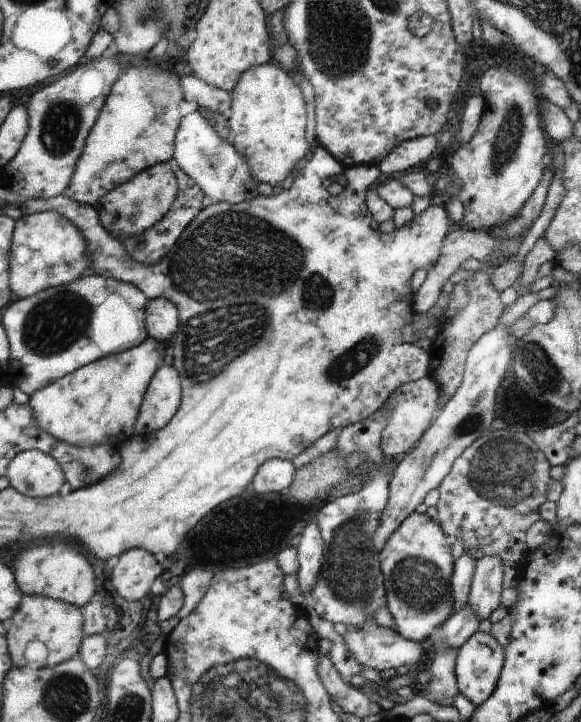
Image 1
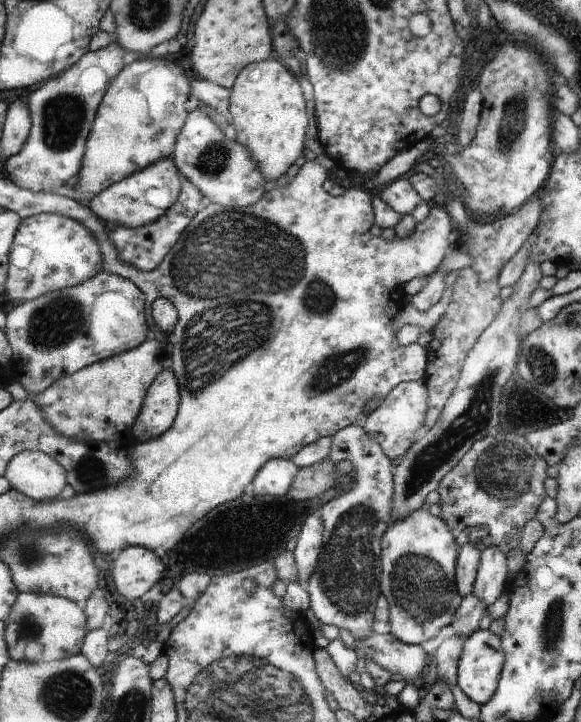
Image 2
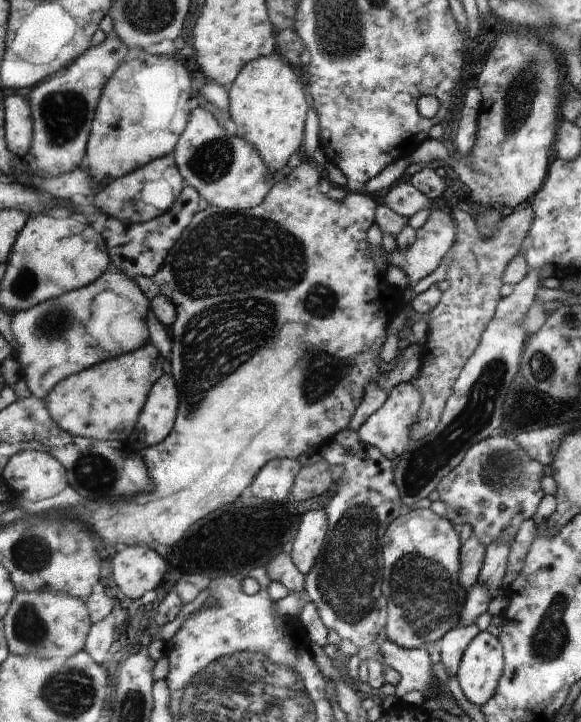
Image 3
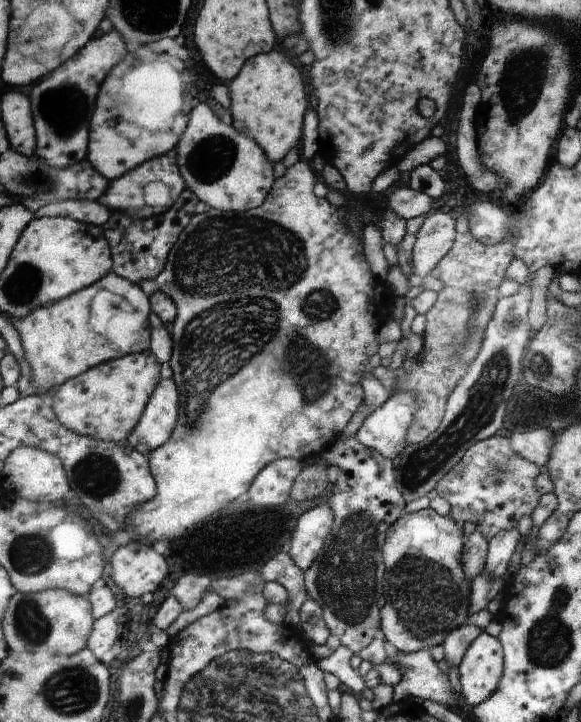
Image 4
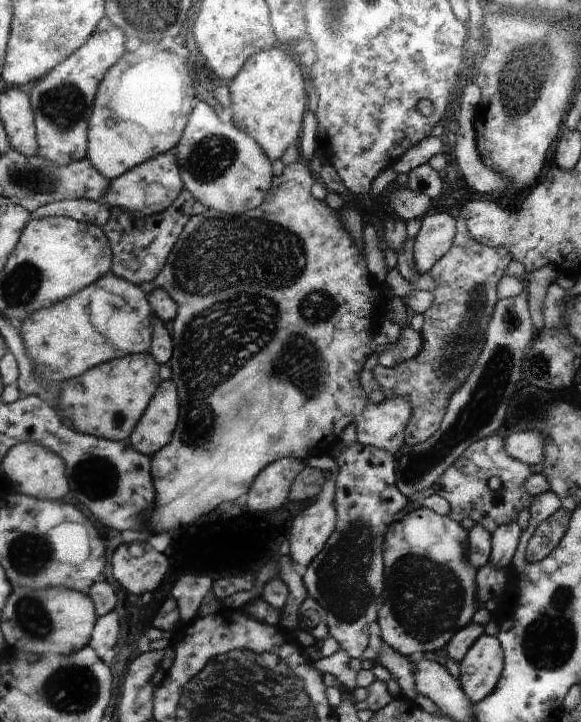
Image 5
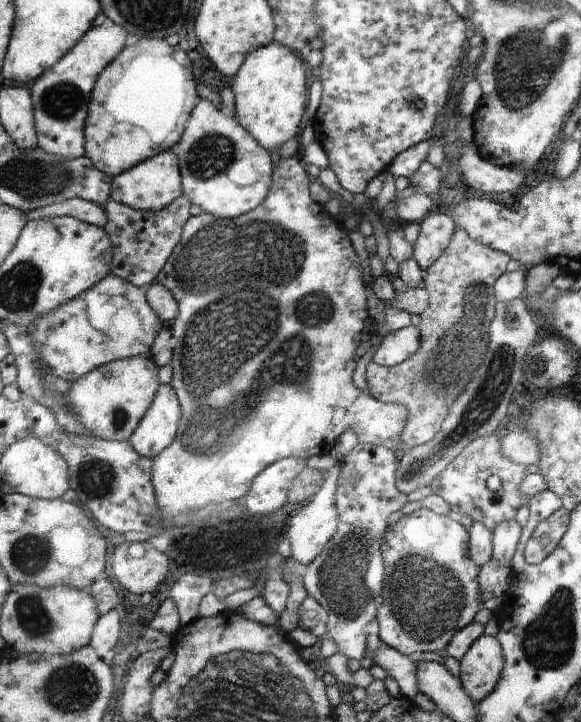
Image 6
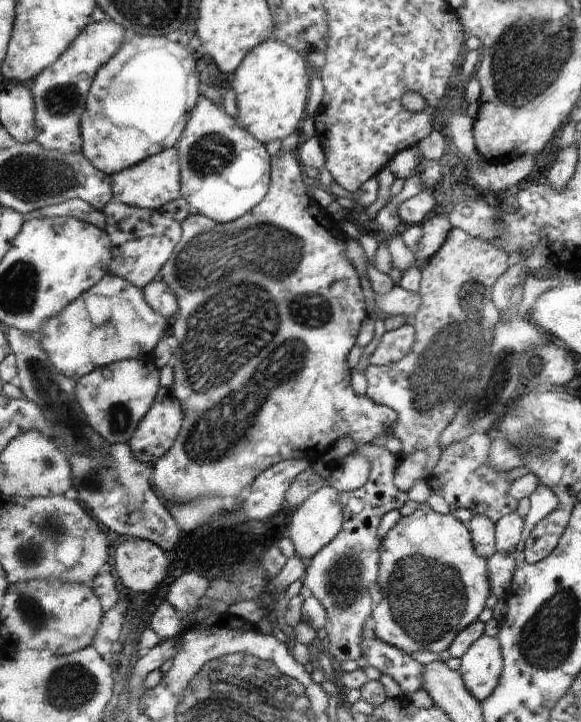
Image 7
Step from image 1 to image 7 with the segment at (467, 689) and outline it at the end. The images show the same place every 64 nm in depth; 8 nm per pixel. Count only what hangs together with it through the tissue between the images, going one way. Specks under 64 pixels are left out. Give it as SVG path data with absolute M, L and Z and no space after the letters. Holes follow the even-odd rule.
M484 634L461 657L459 672L470 694L482 703L498 686L503 670L501 644L497 638Z

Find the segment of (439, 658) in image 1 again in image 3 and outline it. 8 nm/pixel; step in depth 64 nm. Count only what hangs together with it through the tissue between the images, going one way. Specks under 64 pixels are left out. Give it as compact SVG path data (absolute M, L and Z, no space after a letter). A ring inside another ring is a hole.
M476 624L469 626L454 626L454 630L442 636L440 642L440 664L446 668L448 676L457 675L462 656L468 644L474 640L480 630Z

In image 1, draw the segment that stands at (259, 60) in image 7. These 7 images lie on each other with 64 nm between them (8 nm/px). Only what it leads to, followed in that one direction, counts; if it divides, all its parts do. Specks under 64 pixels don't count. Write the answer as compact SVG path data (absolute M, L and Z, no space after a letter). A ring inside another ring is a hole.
M274 64L252 66L234 86L230 110L229 130L236 134L233 144L246 156L254 178L273 187L281 186L292 168L296 168L310 150L306 142L306 108L300 88Z

